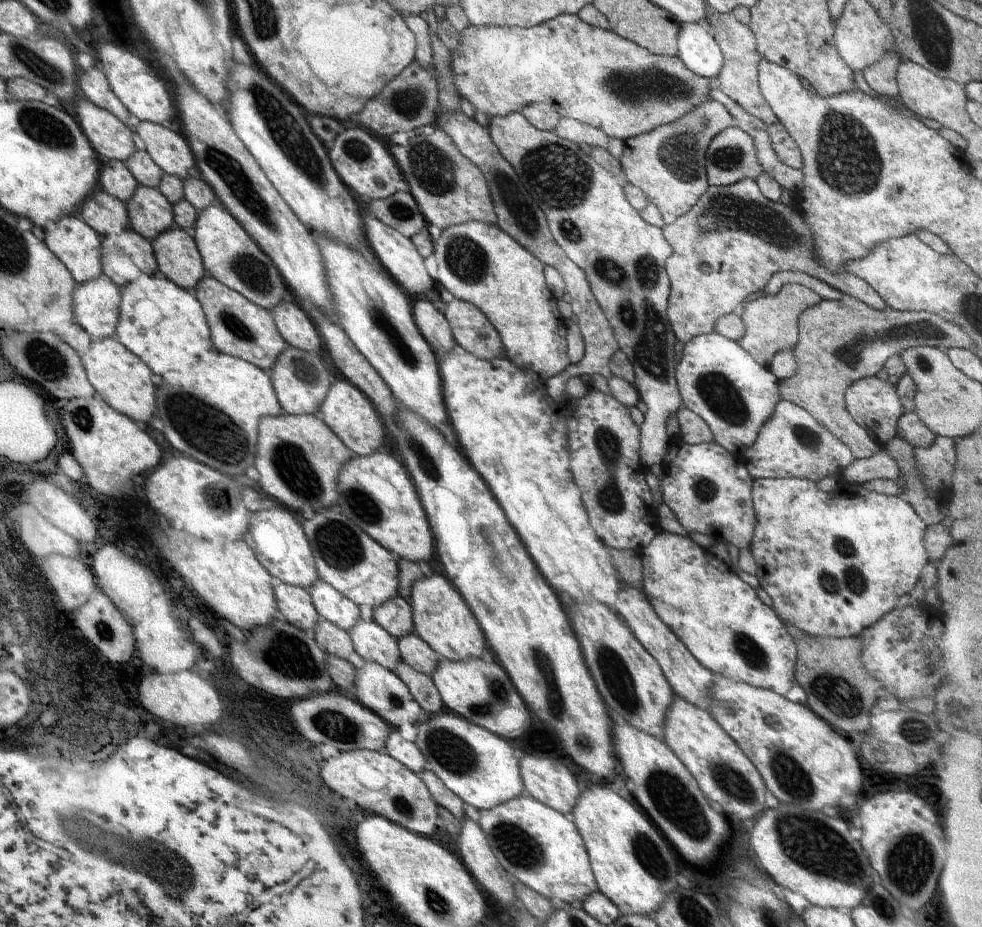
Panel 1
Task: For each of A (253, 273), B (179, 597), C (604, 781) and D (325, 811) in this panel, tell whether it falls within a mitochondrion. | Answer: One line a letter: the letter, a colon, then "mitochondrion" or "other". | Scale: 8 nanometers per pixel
A: mitochondrion
B: other
C: other
D: other

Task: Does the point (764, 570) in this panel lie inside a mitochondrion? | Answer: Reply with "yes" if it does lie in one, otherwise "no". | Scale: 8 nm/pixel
no

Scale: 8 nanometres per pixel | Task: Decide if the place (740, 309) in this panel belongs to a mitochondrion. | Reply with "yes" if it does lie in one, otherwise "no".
no

